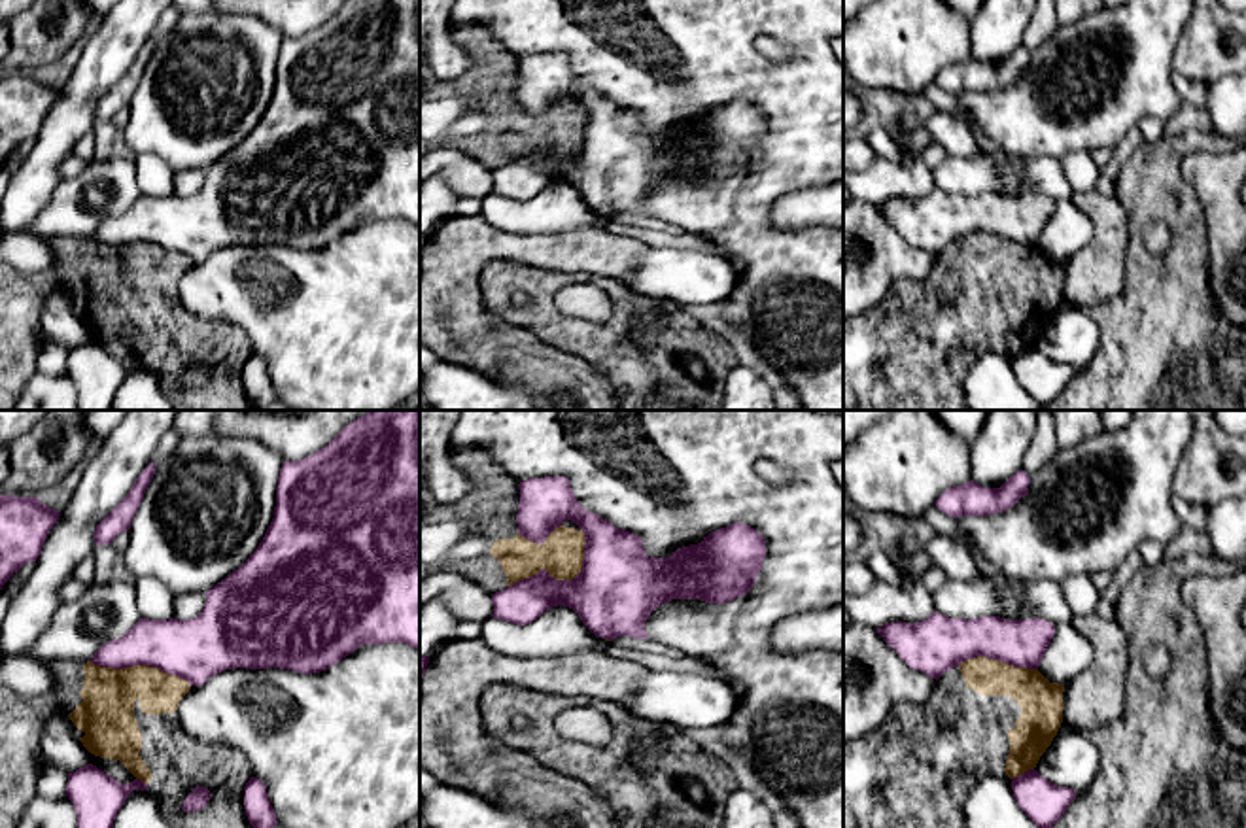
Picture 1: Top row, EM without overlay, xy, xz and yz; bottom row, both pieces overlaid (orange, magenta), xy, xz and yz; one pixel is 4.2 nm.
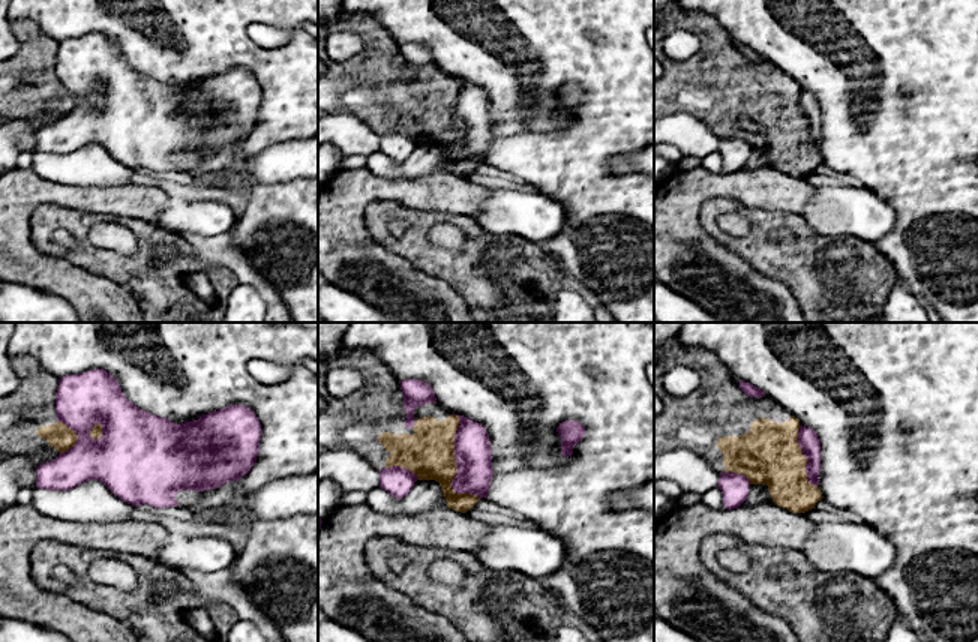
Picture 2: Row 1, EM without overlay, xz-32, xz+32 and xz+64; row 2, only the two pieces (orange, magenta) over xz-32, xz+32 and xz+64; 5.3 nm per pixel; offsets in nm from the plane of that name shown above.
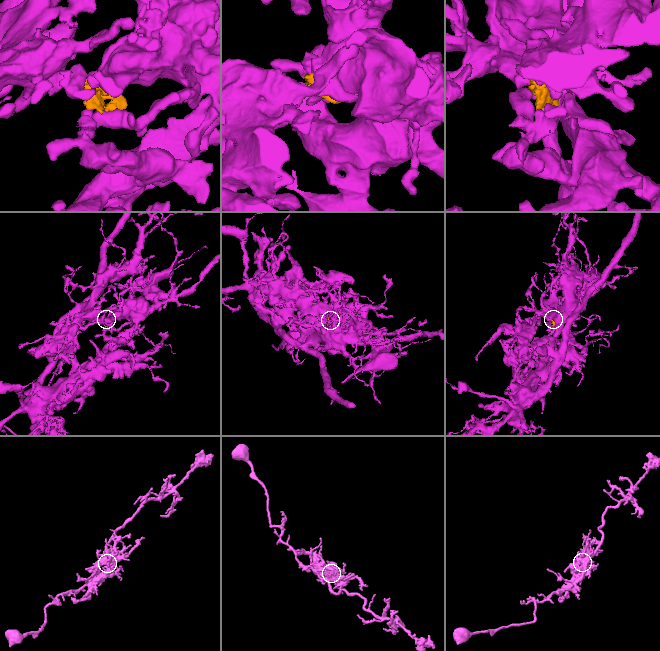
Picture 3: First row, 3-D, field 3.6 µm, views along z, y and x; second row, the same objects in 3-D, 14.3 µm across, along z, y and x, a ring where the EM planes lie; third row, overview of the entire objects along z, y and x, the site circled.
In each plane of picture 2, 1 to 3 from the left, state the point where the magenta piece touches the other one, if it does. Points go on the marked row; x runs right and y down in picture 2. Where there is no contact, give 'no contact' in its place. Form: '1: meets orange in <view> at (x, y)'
1: meets orange in xz-32 at (77, 435)
2: meets orange in xz+32 at (455, 464)
3: meets orange in xz+64 at (806, 458)

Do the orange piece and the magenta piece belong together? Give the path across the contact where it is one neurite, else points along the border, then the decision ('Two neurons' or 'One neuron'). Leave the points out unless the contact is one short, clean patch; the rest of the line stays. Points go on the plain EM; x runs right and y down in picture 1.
Two neurons

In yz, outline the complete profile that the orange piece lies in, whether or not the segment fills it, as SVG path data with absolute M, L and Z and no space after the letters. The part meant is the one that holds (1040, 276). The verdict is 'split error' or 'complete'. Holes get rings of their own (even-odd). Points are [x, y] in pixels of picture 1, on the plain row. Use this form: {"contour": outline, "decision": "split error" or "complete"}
{"contour": "M985 233L966 236L959 244L974 268L1010 272L1021 284L1015 302L1008 306L1010 331L1004 348L1015 355L1034 346L1061 304L1064 263L1049 259L1038 246L1013 244Z", "decision": "complete"}

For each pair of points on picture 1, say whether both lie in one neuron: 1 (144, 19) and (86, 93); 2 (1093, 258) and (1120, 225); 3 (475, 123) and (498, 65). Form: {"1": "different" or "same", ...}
{"1": "same", "2": "same", "3": "same"}

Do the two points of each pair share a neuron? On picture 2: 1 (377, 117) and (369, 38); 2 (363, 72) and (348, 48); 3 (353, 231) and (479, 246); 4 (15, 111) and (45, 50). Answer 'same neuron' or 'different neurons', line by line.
1: same neuron
2: different neurons
3: different neurons
4: same neuron

